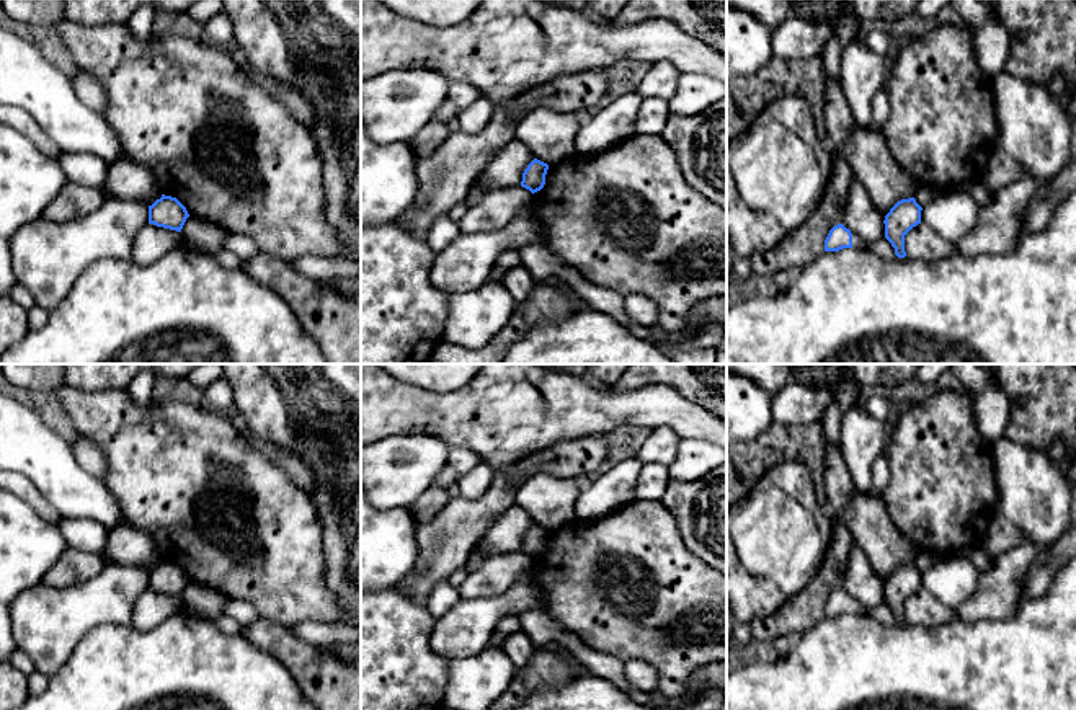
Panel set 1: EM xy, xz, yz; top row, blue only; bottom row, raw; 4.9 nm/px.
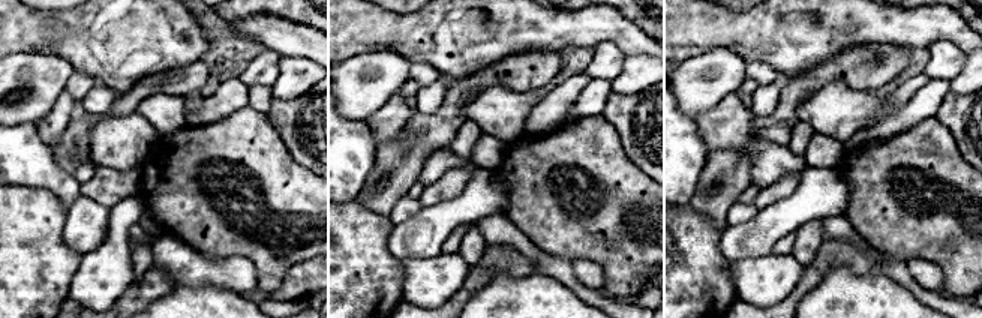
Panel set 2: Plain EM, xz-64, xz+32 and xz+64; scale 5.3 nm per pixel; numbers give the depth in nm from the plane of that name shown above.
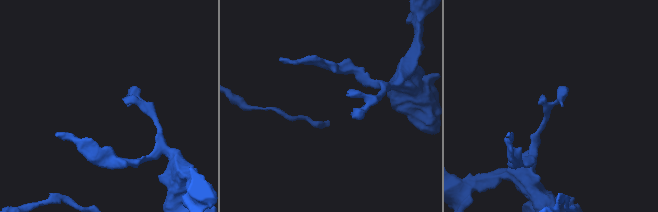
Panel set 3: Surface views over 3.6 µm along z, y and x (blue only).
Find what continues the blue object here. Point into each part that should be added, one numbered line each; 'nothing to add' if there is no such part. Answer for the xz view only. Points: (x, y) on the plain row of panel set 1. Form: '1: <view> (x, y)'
nothing to add

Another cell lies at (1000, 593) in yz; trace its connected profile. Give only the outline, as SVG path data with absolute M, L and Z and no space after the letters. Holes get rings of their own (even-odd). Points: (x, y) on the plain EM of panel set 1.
M1022 544L994 560L989 571L981 573L976 592L955 609L962 622L1001 620L1012 617L1025 599L1022 581L1027 568L1042 547Z

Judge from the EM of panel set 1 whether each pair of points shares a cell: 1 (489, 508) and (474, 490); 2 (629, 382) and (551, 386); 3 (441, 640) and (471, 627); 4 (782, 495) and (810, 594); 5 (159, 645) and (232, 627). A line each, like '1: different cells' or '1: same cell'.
1: different cells
2: different cells
3: same cell
4: different cells
5: different cells

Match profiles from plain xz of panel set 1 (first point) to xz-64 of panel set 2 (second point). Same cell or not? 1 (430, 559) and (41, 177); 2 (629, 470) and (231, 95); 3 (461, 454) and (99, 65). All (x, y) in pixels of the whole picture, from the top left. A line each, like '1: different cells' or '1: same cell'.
1: different cells
2: same cell
3: different cells

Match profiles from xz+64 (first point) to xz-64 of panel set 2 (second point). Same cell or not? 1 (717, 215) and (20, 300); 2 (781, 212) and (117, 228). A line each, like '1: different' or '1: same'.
1: different
2: different

